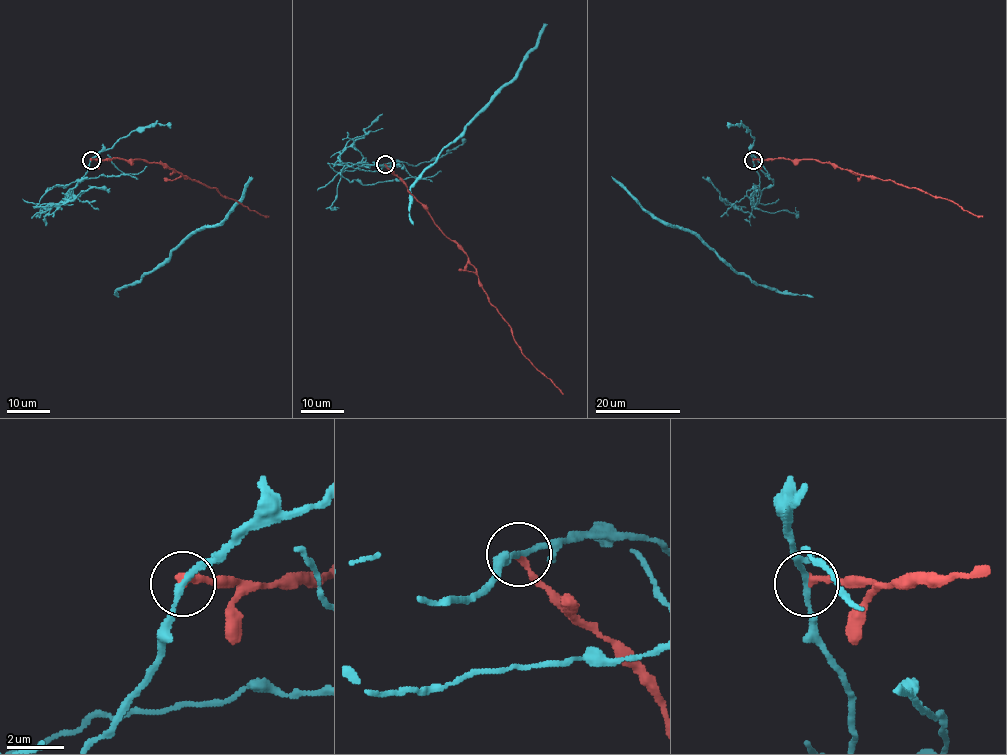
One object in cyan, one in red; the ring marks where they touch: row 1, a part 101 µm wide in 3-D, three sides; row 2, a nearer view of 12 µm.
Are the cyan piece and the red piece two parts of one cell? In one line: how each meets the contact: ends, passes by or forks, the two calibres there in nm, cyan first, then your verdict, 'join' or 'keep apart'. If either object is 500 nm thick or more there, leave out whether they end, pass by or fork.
cyan passes by; red ends; calibres 190 and 240 nm; keep apart

